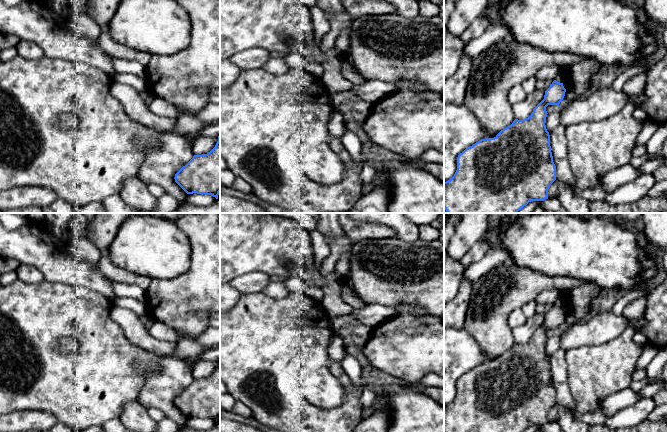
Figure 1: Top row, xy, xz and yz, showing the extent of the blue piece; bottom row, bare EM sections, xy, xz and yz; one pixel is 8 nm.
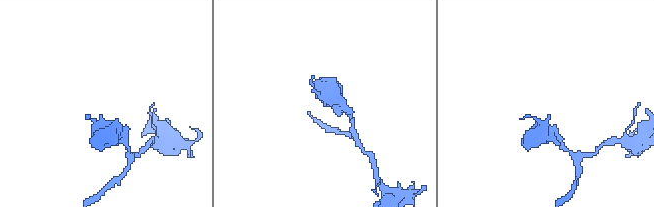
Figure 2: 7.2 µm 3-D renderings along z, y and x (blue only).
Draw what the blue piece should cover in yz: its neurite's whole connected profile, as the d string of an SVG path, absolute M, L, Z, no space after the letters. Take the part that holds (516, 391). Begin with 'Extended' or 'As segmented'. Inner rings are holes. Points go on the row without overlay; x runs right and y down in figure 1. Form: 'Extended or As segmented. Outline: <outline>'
As segmented. Outline: M554 304L545 315L544 323L535 330L528 342L515 343L494 362L481 363L460 377L454 400L444 406L444 432L523 432L531 425L548 423L549 410L556 404L556 390L551 376L550 359L545 349L548 338L546 331L559 330L565 316L563 307Z

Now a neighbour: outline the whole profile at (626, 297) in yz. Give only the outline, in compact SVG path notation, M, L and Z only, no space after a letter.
M638 285L633 289L625 291L617 298L611 312L614 315L623 315L624 308L627 304L640 297L647 297L648 291L645 285Z

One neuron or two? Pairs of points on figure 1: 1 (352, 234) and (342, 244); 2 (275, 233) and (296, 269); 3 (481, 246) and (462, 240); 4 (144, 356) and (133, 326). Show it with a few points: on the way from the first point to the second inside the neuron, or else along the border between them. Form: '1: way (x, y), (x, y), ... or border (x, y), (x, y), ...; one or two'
1: border (345, 234), (352, 242); two
2: way (275, 242), (277, 249), (287, 260); one
3: border (480, 239), (468, 250), (461, 260); two
4: border (123, 333), (135, 345), (163, 356); two

